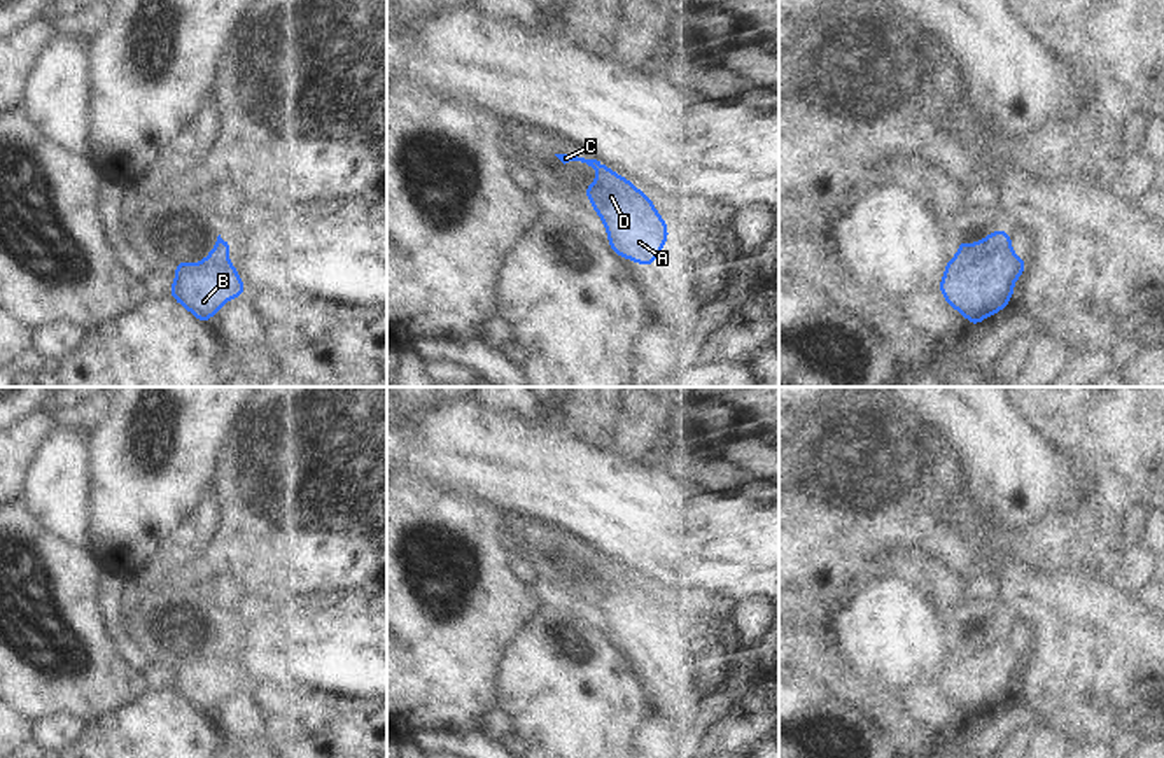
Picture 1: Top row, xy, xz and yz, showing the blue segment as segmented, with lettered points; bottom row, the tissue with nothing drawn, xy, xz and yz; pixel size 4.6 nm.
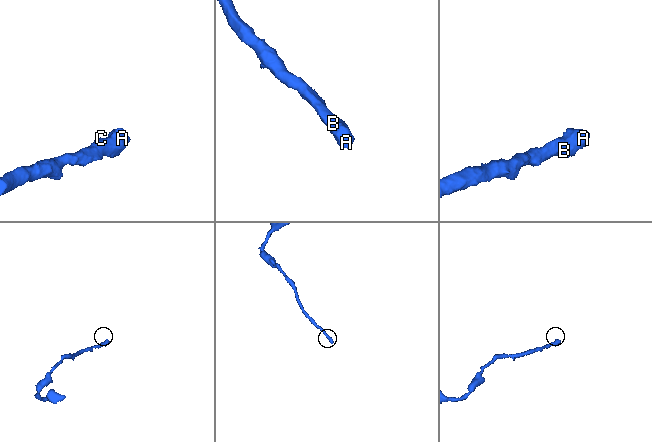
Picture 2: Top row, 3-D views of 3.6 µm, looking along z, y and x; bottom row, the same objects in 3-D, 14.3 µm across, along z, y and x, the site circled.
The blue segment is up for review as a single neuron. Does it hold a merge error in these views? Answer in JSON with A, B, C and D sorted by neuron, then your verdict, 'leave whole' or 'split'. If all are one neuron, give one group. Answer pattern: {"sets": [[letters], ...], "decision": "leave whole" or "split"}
{"sets": [["A", "B", "C", "D"]], "decision": "leave whole"}

